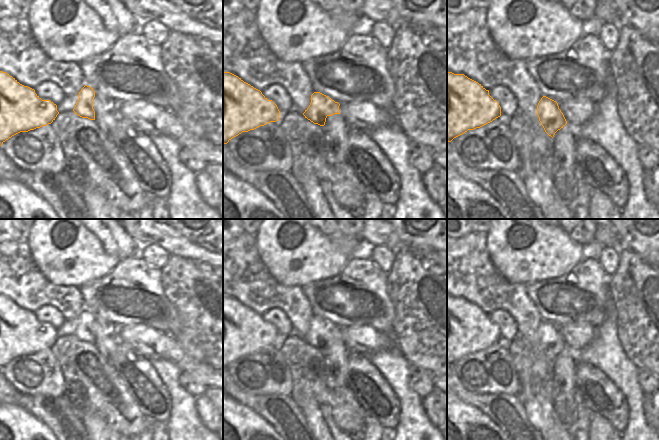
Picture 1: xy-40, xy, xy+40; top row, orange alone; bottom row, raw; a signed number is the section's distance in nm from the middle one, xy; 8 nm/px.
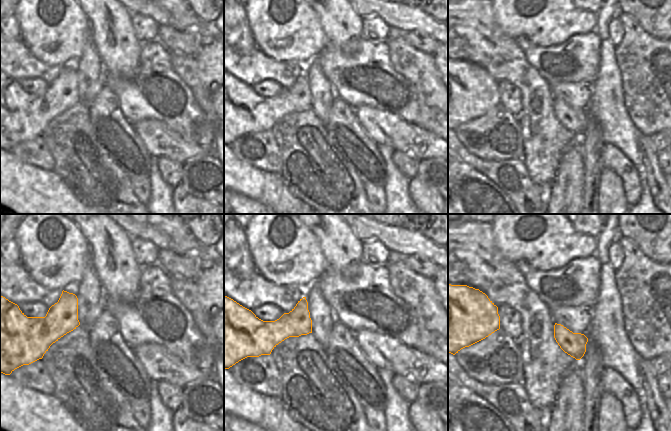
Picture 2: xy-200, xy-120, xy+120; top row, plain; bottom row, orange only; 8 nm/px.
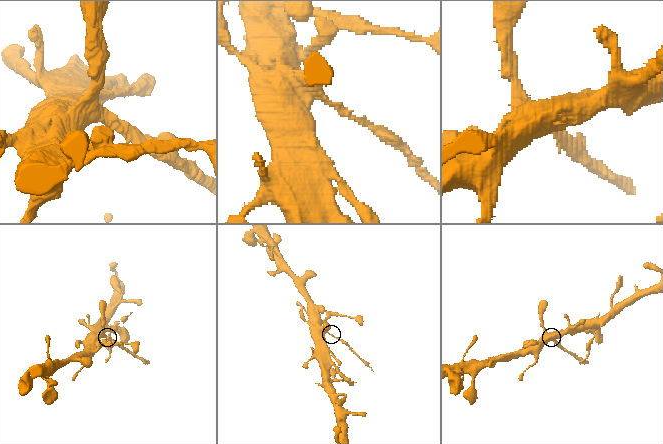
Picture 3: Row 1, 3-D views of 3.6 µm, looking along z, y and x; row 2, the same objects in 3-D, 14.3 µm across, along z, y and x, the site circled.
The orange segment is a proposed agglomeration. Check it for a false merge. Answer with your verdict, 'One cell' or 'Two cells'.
Two cells.

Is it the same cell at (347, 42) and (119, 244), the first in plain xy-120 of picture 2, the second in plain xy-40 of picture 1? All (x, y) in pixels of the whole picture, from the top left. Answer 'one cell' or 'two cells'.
one cell

